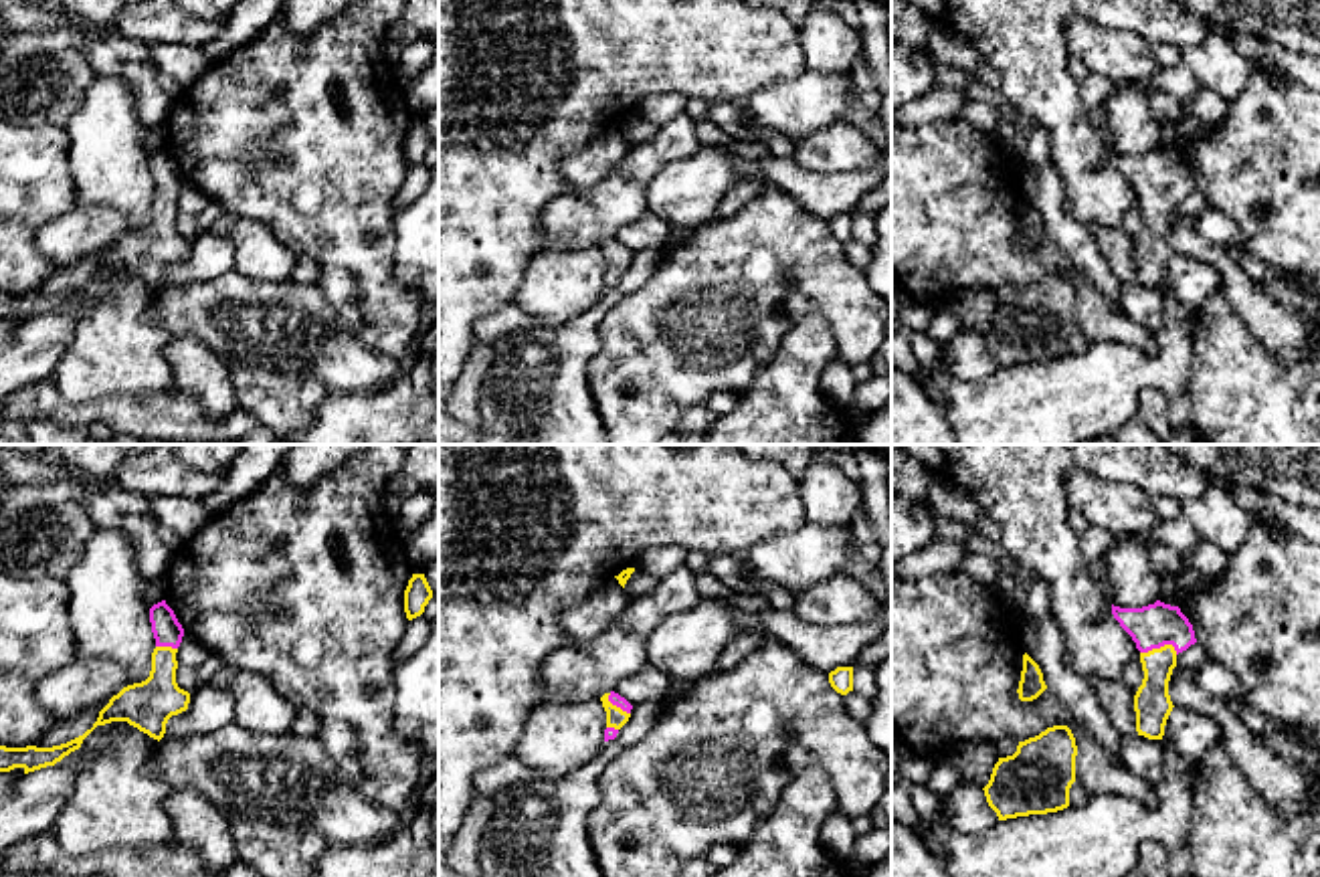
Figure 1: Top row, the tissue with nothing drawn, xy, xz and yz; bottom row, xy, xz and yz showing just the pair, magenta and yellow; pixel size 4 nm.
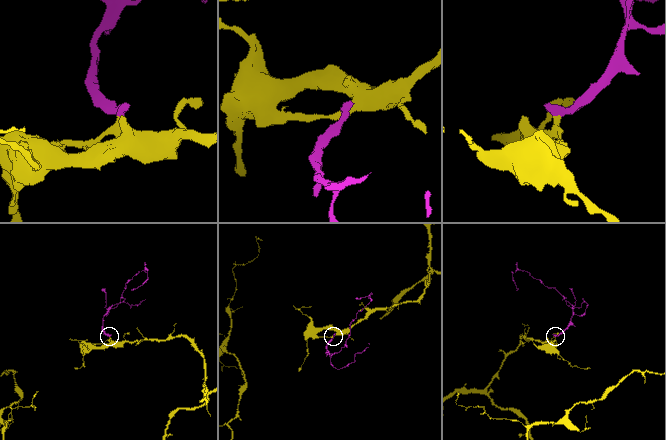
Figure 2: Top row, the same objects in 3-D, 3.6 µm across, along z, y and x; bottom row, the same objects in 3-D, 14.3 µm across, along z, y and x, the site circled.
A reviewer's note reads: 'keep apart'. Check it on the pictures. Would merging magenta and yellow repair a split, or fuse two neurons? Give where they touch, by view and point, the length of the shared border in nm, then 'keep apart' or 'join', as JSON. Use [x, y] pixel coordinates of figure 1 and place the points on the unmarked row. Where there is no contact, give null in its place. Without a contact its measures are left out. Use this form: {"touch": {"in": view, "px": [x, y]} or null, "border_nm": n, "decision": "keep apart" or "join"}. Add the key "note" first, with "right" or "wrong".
{"note": "wrong", "touch": {"in": "yz", "px": [1159, 195]}, "border_nm": 150, "decision": "join"}

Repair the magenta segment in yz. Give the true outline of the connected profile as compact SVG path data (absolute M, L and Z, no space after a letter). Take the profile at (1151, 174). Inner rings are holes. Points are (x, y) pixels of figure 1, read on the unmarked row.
M1160 148L1142 156L1112 152L1112 162L1140 198L1144 226L1134 242L1136 279L1148 287L1162 287L1174 255L1168 228L1176 214L1176 202L1197 190L1193 172L1178 154Z

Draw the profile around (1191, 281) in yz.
M1172 255L1162 289L1172 291L1185 307L1199 309L1219 289L1219 283L1221 279L1215 267Z

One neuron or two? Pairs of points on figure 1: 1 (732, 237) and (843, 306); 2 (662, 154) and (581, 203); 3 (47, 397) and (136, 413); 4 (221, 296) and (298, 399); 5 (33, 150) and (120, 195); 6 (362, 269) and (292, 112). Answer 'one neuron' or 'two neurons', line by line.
1: one neuron
2: one neuron
3: one neuron
4: two neurons
5: two neurons
6: one neuron

